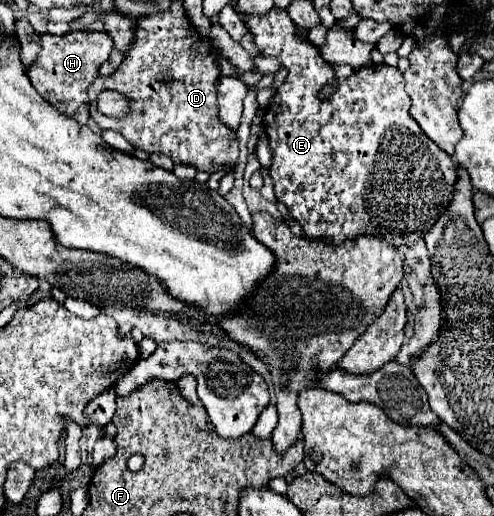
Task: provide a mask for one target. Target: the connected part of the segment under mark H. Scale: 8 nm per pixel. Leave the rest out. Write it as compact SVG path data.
M75 30L67 36L53 36L41 34L41 52L37 62L29 68L29 80L35 90L55 106L63 116L85 124L89 120L89 102L87 102L87 88L99 76L101 64L109 58L113 46L111 38L101 32L89 30Z

